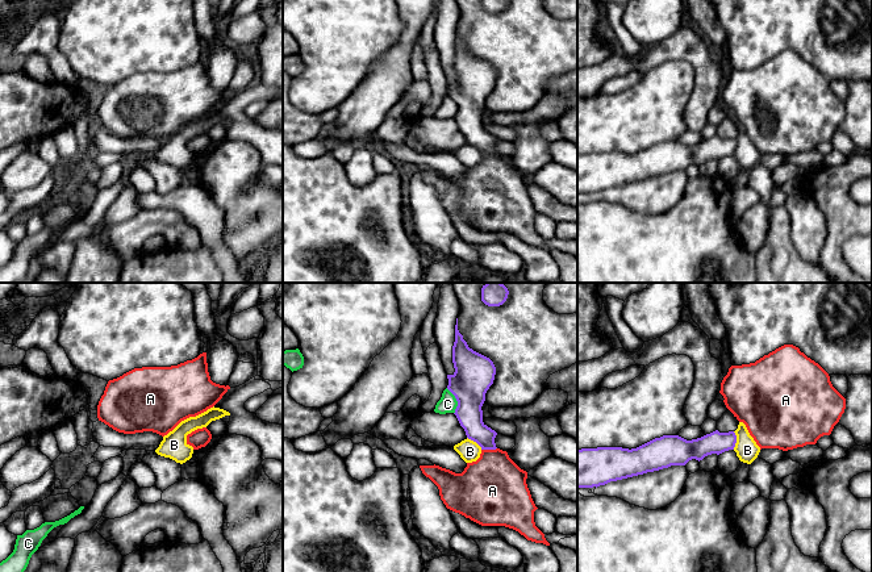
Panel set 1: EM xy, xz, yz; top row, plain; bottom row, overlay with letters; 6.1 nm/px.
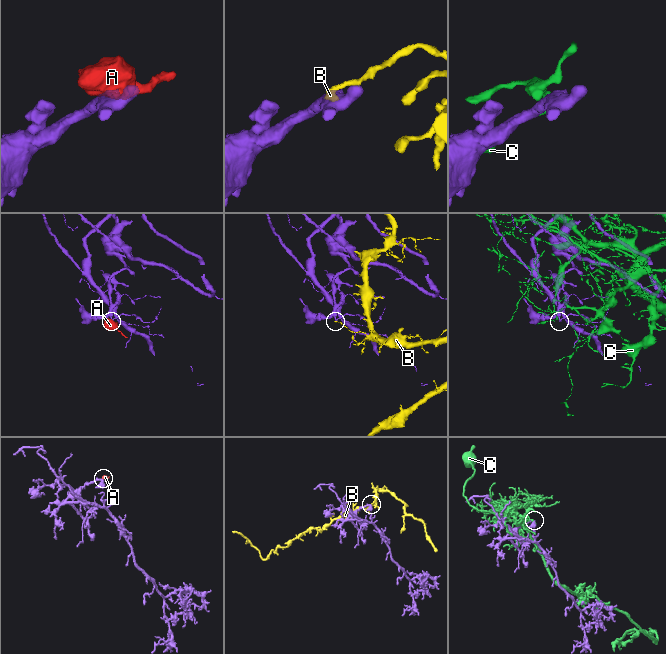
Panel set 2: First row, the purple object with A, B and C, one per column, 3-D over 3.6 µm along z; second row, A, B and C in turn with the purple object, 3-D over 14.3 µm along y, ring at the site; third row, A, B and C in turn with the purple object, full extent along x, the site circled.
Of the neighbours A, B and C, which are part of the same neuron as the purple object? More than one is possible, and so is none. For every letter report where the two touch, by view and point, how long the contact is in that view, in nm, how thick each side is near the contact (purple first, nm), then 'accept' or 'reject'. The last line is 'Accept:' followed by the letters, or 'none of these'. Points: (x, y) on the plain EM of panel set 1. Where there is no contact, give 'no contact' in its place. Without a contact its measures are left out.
A: contact xz (488, 154); length 100 nm; calibres 160 and 400 nm; accept
B: contact yz (735, 146); length 110 nm; calibres 140 and 140 nm; reject
C: contact xz (457, 105); length 170 nm; calibres 240 and 110 nm; reject
Accept: A

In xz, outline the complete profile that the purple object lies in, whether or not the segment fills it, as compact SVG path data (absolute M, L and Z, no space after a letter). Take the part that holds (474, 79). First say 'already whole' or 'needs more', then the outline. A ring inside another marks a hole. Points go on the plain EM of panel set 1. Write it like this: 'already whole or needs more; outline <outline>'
needs more; outline M458 24L455 30L455 47L452 51L452 68L455 78L452 80L447 80L447 95L455 101L458 107L458 112L454 120L456 121L460 131L464 134L467 143L476 147L481 153L481 159L476 167L467 168L467 172L462 179L455 179L450 175L442 174L435 170L420 171L422 179L438 192L441 205L443 206L447 214L459 218L481 231L505 231L518 237L527 246L550 251L550 249L545 243L545 239L535 231L534 227L534 217L538 213L535 212L526 189L527 178L521 175L509 163L506 156L502 156L496 153L495 143L497 138L483 128L481 112L485 107L487 96L493 89L496 72L489 63L468 53L467 47L463 45L463 41L458 36Z

